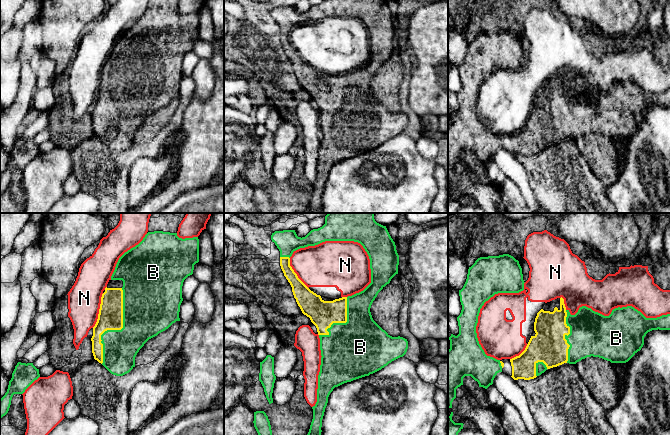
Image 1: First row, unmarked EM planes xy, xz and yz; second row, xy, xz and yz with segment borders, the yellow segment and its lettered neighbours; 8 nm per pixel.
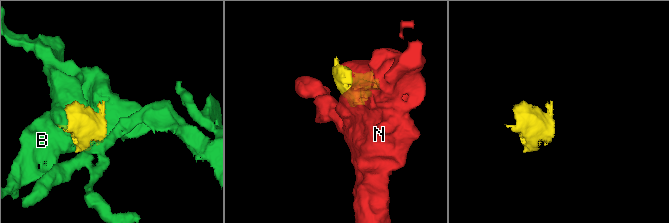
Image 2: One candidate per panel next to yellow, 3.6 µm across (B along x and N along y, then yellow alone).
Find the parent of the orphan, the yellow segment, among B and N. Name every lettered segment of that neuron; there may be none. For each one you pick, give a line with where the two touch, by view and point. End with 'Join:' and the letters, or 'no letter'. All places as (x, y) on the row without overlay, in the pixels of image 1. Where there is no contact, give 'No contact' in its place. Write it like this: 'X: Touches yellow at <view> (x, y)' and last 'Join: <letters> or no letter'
B: Touches yellow at xy (117, 105)
Join: B

